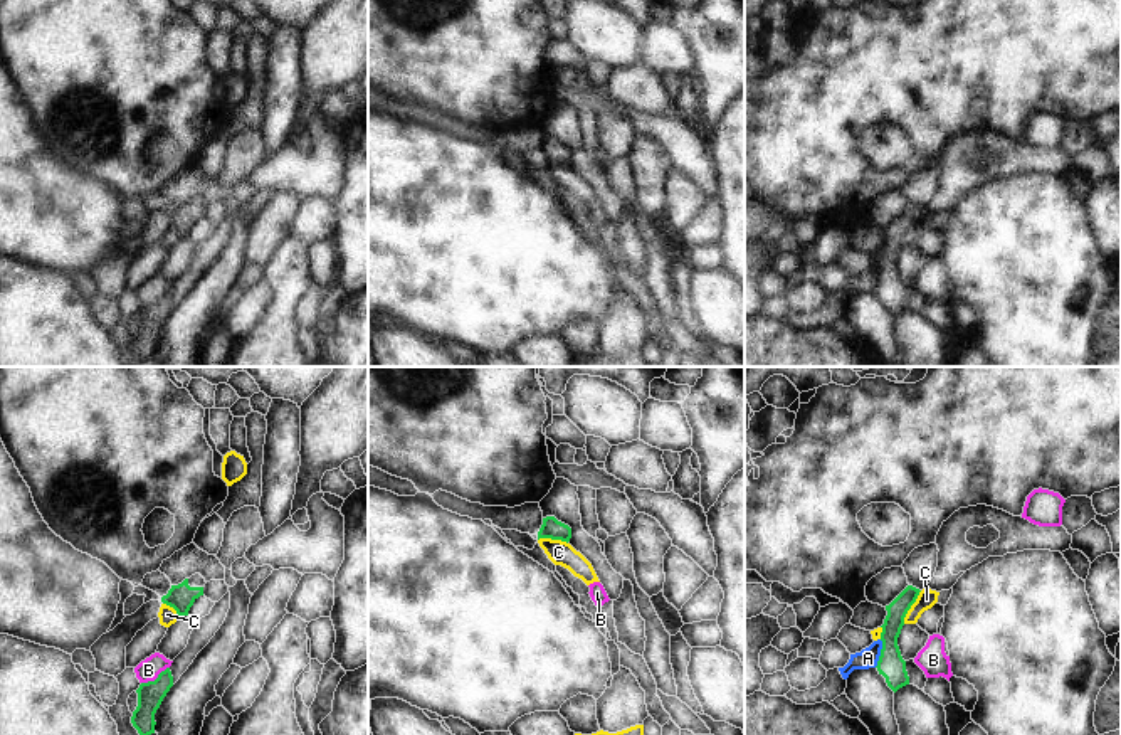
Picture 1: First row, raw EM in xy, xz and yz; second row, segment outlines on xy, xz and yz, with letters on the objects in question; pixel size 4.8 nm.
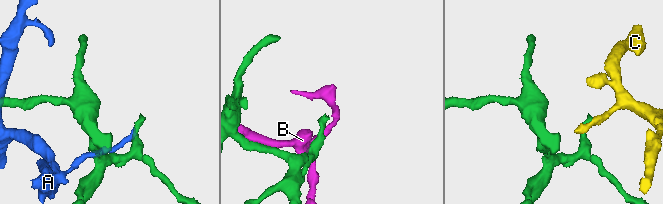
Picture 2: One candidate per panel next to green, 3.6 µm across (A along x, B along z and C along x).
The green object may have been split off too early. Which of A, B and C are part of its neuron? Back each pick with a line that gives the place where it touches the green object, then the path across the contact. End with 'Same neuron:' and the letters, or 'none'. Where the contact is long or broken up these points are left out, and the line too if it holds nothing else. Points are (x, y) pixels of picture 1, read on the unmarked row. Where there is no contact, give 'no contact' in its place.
Same neuron: none

